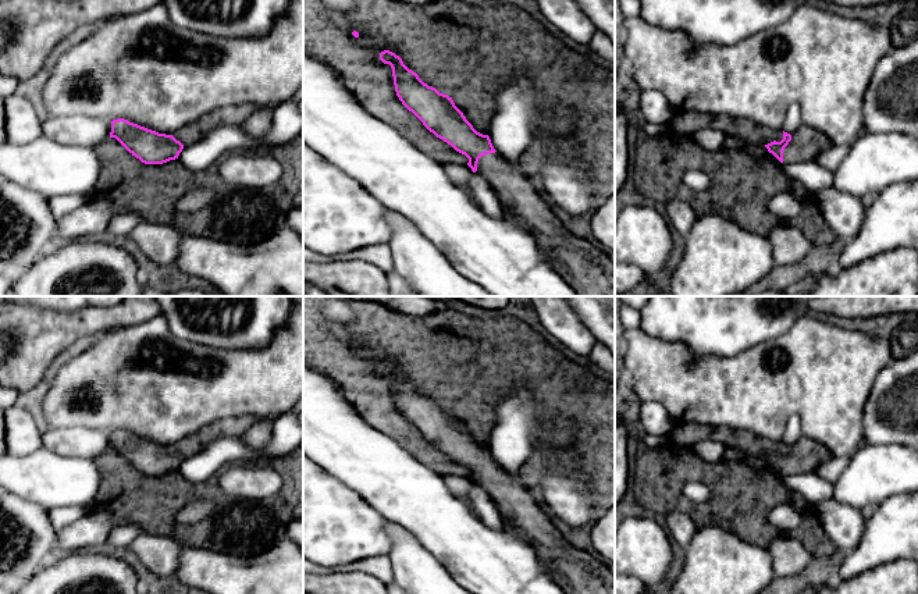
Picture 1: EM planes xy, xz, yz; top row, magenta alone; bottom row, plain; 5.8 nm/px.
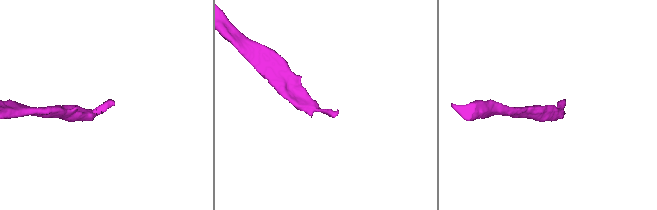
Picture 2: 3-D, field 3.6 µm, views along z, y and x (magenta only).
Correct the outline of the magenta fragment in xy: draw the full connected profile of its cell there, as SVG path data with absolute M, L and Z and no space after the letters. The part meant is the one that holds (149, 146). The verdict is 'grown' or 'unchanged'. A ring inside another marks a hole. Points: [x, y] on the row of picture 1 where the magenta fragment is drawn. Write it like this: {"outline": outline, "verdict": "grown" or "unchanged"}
{"outline": "M124 118L111 121L110 138L115 138L145 164L175 160L184 149L184 145L172 135L159 134Z", "verdict": "unchanged"}

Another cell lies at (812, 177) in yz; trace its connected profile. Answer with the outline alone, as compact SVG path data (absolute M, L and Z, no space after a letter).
M726 135L722 149L746 152L761 161L779 166L787 181L798 181L804 186L807 200L814 198L819 191L833 186L832 171L814 161L780 163L762 143Z

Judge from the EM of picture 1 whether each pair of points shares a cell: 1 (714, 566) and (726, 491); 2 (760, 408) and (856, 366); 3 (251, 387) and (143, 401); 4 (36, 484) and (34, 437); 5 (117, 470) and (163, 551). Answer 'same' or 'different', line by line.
1: different
2: same
3: same
4: different
5: different

